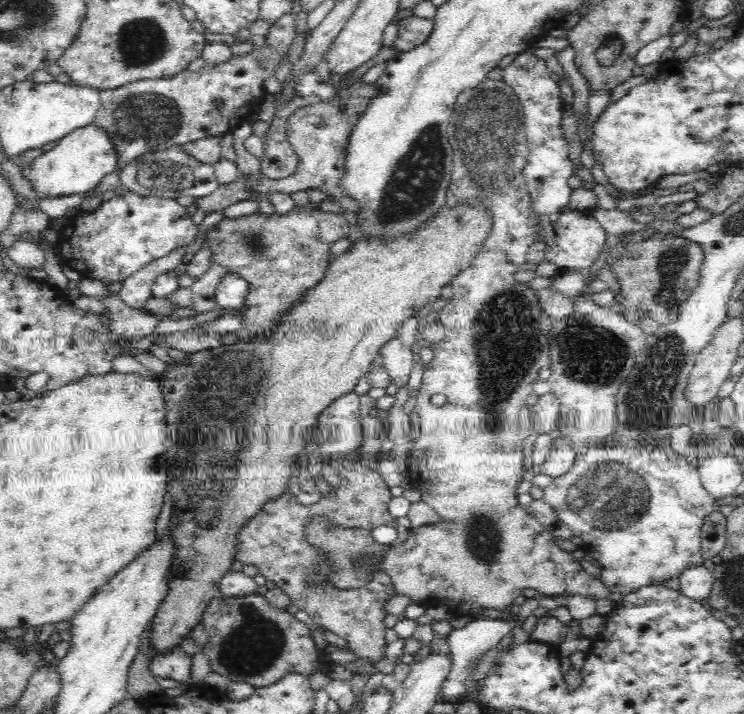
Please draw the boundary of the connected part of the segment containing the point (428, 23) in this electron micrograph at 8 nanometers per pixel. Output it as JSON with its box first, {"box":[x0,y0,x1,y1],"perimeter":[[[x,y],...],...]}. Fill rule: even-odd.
{"box":[393,15,434,52],"perimeter":[[[415,15],[395,22],[398,26],[398,34],[393,47],[402,52],[410,52],[410,49],[425,43],[434,28],[433,20],[424,20]]]}

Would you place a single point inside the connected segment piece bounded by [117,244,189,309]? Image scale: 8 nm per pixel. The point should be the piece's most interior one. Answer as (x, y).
(136, 289)

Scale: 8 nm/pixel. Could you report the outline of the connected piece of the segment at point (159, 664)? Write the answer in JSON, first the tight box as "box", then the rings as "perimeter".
{"box":[148,646,192,682],"perimeter":[[[174,646],[166,650],[166,654],[154,654],[148,669],[154,678],[184,682],[191,674],[191,660],[192,656],[184,652],[184,649]]]}

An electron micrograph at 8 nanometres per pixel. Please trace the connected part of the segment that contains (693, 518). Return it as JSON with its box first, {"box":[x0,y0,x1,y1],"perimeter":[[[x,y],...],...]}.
{"box":[543,434,716,595],"perimeter":[[[665,434],[663,442],[654,450],[638,450],[632,452],[622,451],[620,448],[615,448],[612,440],[609,437],[600,445],[592,446],[587,452],[578,454],[570,471],[554,479],[552,484],[543,490],[543,502],[546,502],[555,510],[555,514],[562,520],[566,526],[573,530],[574,536],[580,536],[582,539],[581,548],[585,553],[588,553],[596,563],[601,565],[602,575],[598,580],[608,590],[609,593],[616,594],[616,592],[627,595],[642,587],[665,584],[671,578],[679,578],[682,571],[688,568],[701,565],[703,557],[701,554],[701,530],[702,522],[706,518],[706,514],[710,514],[716,508],[714,497],[704,489],[702,480],[698,471],[698,464],[691,463],[685,456],[681,456],[674,452],[671,447],[671,434]]]}

